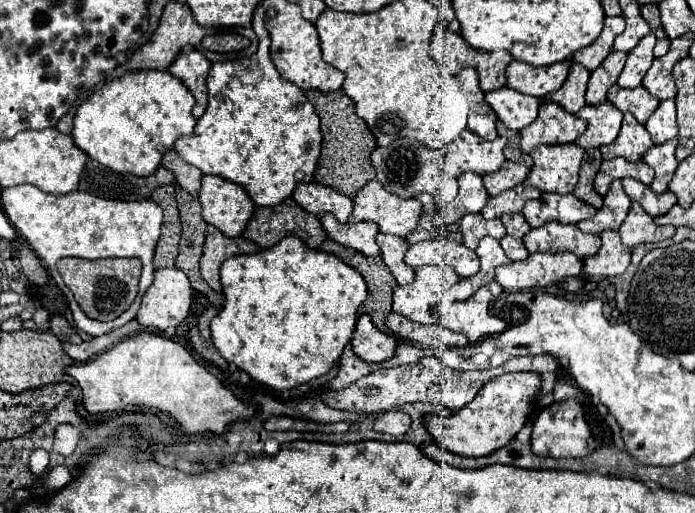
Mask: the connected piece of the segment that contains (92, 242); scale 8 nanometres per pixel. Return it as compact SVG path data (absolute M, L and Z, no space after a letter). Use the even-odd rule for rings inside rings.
M15 185L15 187L7 187L1 191L1 205L3 205L7 219L13 223L13 227L21 231L21 235L29 241L35 253L45 261L45 267L49 269L51 277L57 281L59 289L65 293L69 309L73 313L73 321L81 331L85 331L91 337L105 335L107 331L123 327L135 317L139 303L133 303L125 313L121 313L115 321L109 321L109 323L99 323L99 321L89 319L81 311L81 307L75 303L71 291L65 287L55 265L63 257L81 257L81 259L139 257L143 261L139 293L143 295L147 287L153 283L153 271L155 271L153 251L161 235L161 223L163 223L163 211L157 203L149 199L143 199L143 201L103 199L103 197L97 197L85 191L73 191L67 195L49 195L49 193L39 191L33 185Z

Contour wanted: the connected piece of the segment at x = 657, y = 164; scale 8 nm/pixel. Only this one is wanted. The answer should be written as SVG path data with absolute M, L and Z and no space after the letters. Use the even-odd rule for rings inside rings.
M671 139L671 141L665 141L661 145L655 145L651 147L645 155L643 155L643 161L653 167L655 171L655 179L653 183L649 185L655 193L663 193L667 191L667 185L677 169L677 159L675 159L675 147L677 147L677 139Z

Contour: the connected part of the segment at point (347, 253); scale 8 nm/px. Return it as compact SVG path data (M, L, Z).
M325 239L319 249L337 255L343 263L347 263L349 267L353 267L363 275L369 287L369 295L359 307L359 315L369 315L379 331L389 333L385 325L385 317L391 313L391 295L393 295L393 289L397 287L397 281L391 275L391 271L387 271L387 265L383 263L383 259L359 255L357 251L351 251L331 239Z

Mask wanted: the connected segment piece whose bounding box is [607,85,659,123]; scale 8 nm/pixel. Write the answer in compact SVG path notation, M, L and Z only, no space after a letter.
M613 85L607 93L607 101L611 101L617 109L623 113L629 111L635 115L639 123L645 123L649 115L657 109L659 101L645 89L645 87L635 87L635 89L623 89L619 85Z

